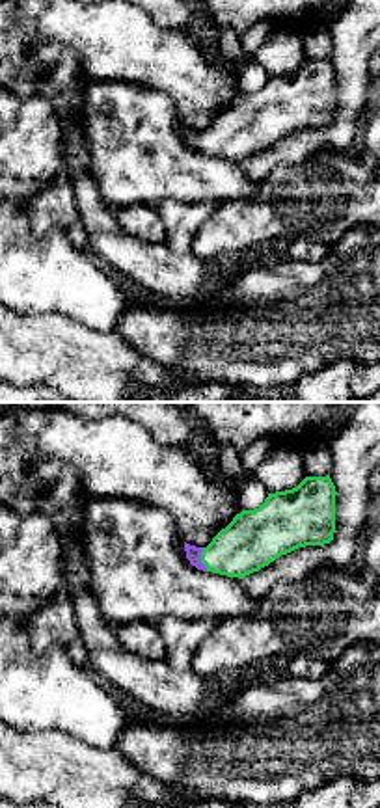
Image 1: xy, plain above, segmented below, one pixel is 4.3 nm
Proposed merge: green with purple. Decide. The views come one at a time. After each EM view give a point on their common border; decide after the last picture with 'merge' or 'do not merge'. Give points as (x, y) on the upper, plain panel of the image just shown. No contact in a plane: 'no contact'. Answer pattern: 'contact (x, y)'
contact (202, 142)

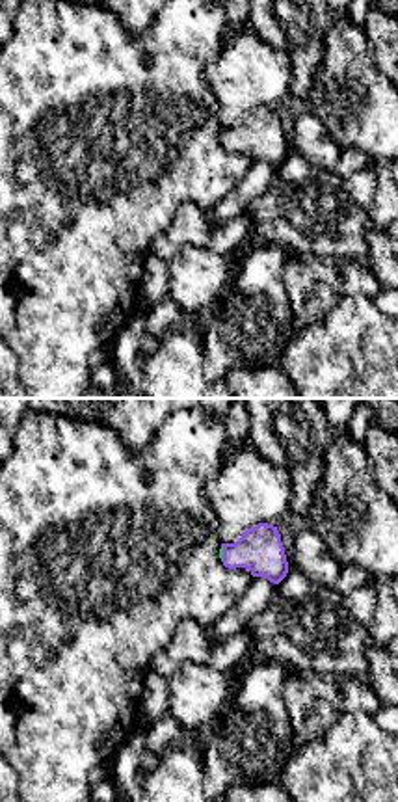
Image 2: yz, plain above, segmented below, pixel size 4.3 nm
contact (222, 136)

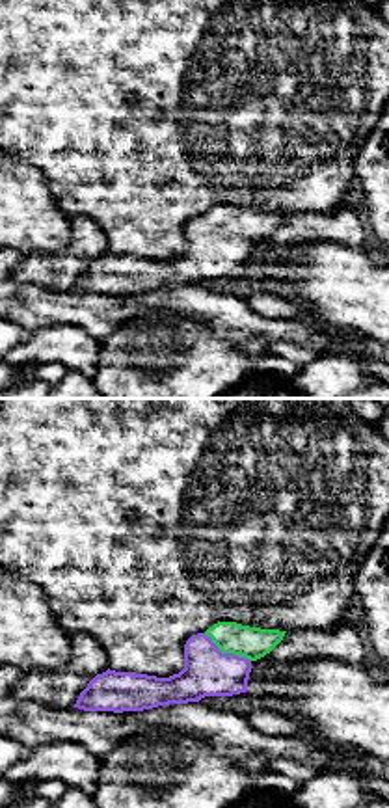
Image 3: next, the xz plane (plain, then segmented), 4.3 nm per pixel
contact (226, 235)

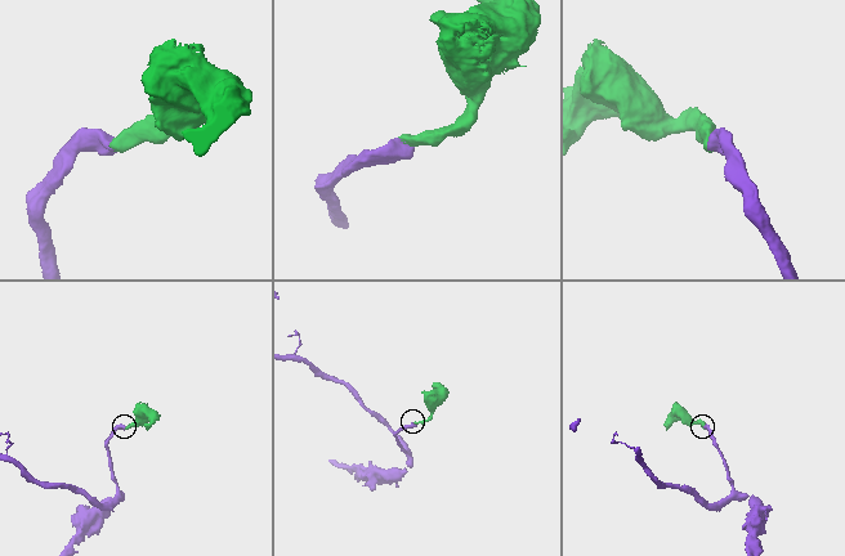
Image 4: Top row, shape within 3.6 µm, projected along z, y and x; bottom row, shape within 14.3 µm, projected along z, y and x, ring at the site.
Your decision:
merge

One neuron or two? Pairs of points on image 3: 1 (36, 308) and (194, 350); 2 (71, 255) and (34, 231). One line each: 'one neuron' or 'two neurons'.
1: two neurons
2: two neurons

